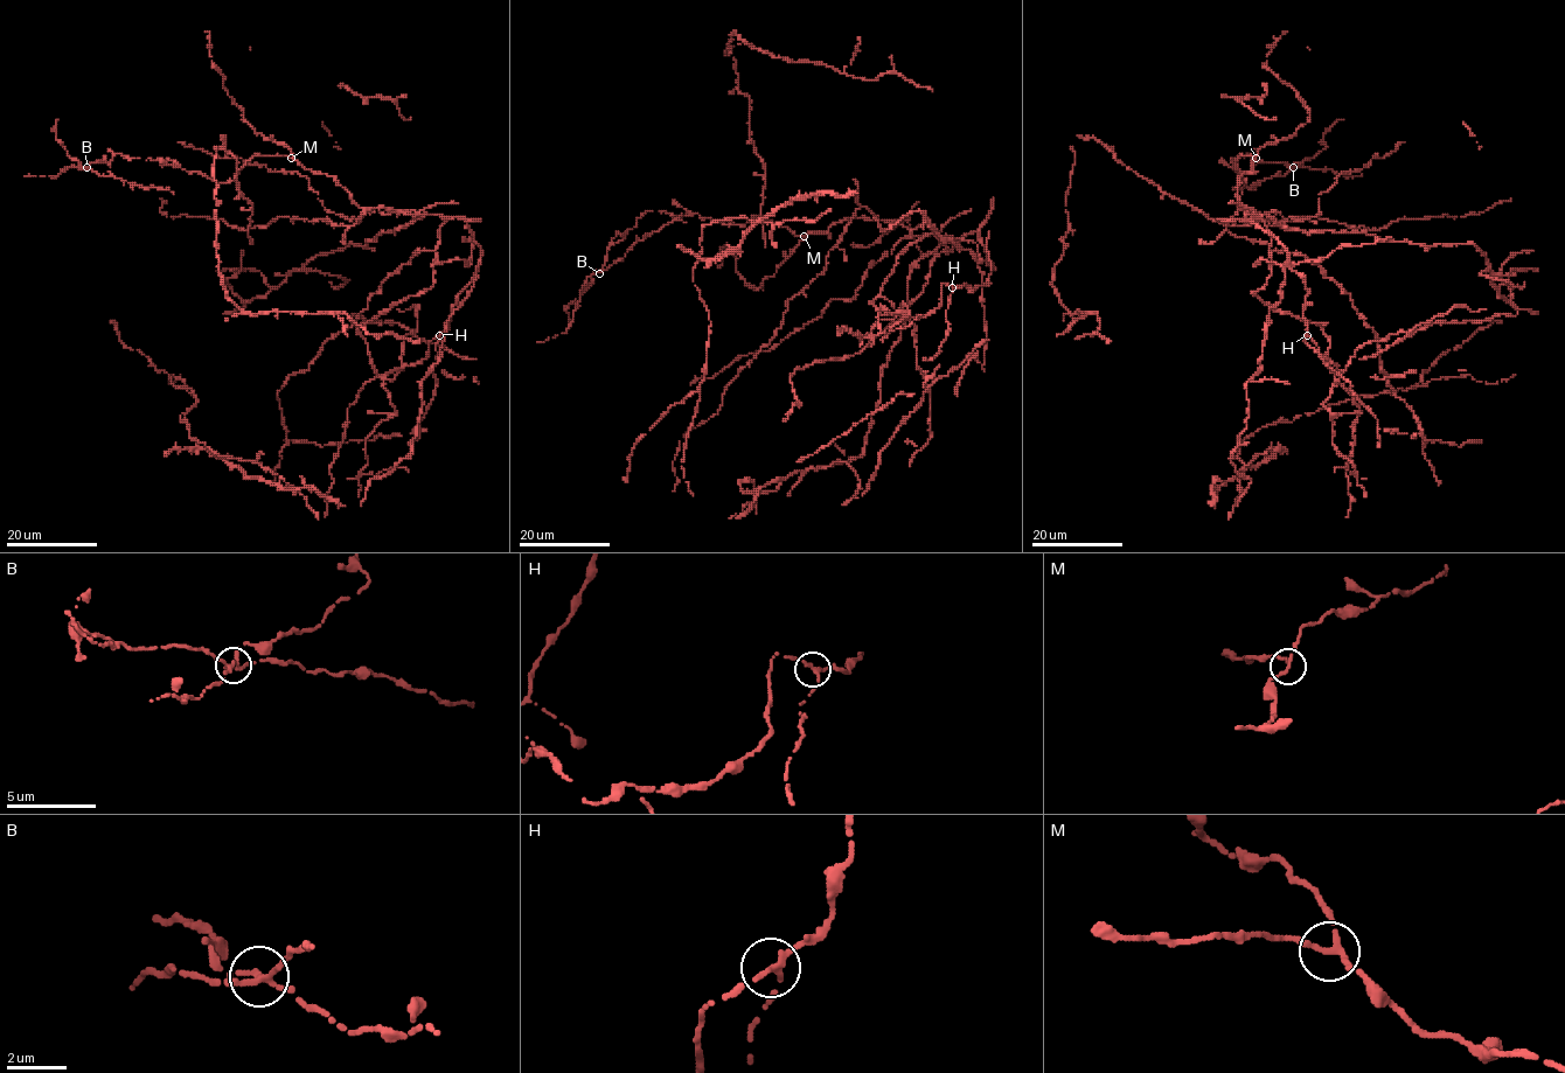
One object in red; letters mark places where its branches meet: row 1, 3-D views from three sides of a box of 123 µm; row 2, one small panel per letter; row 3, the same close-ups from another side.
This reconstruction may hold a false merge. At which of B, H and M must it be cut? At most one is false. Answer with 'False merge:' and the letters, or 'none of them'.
False merge: B

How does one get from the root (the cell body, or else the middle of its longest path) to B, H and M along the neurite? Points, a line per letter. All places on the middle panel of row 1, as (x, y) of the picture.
B: (982, 244), (978, 231), (950, 242), (863, 217), (798, 236), (760, 216), (645, 211), (598, 272)
H: (982, 244), (994, 265), (988, 280), (974, 288), (966, 284), (961, 288), (952, 287)
M: (982, 244), (978, 231), (950, 242), (926, 225), (908, 229), (863, 217), (846, 218), (826, 232), (804, 236)

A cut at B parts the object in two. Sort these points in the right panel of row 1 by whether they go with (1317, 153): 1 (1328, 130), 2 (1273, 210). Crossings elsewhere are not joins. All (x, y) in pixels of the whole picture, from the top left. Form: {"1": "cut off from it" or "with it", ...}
{"1": "with it", "2": "cut off from it"}

